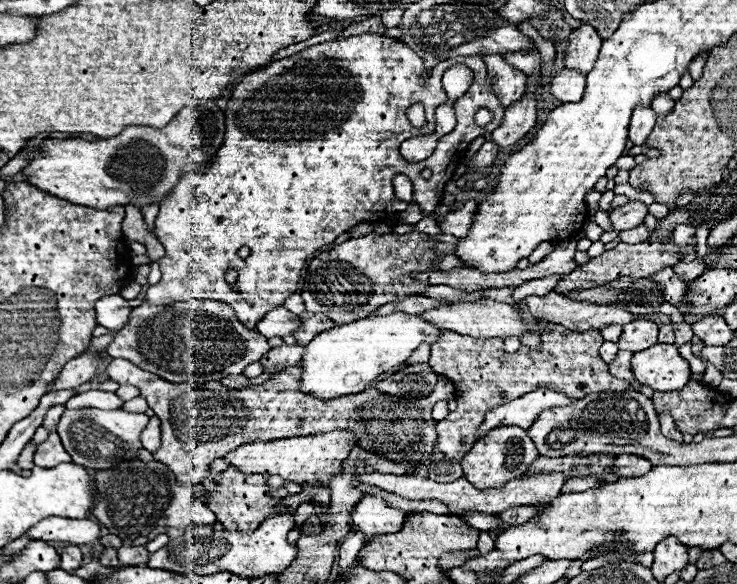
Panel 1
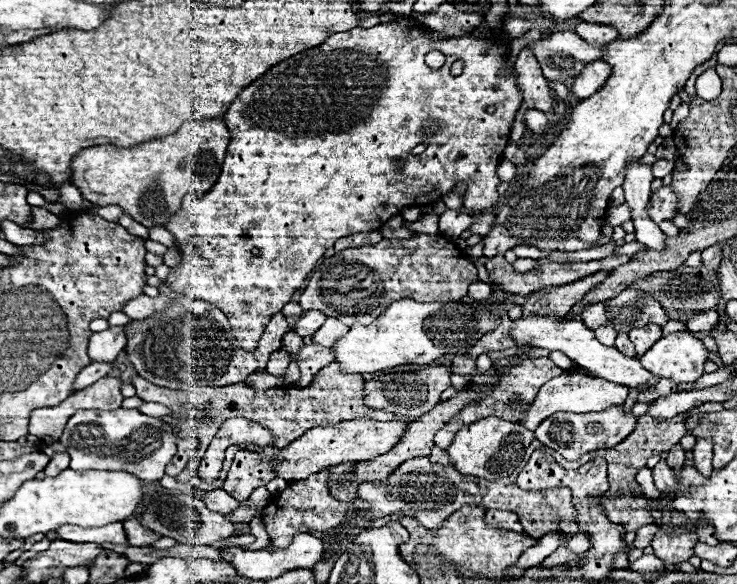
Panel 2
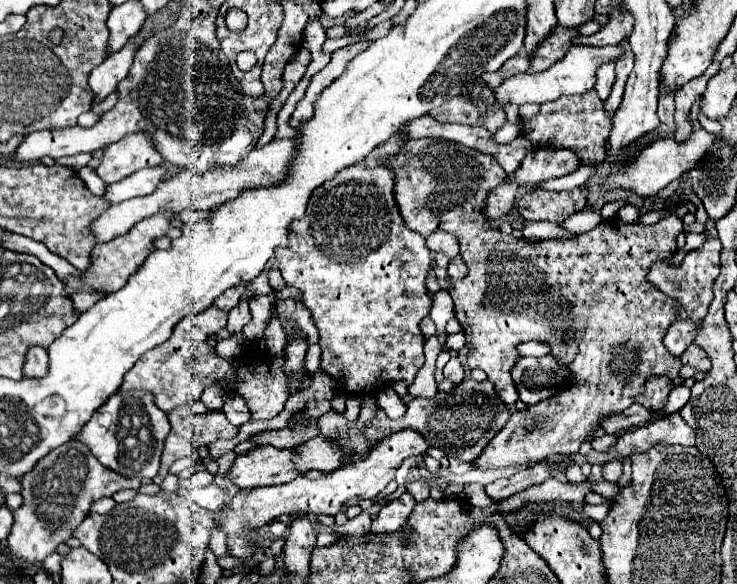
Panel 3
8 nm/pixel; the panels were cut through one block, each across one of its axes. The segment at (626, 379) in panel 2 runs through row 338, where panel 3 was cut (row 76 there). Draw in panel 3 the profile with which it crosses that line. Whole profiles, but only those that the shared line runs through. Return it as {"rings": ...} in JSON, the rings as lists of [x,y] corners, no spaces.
{"rings":[[[576,46],[576,48],[570,48],[568,54],[564,58],[560,58],[554,66],[550,66],[550,70],[544,70],[544,72],[536,72],[536,74],[528,74],[528,72],[522,72],[522,74],[516,74],[512,78],[508,78],[502,86],[494,88],[494,94],[498,98],[498,102],[502,106],[506,106],[508,102],[514,102],[518,106],[522,104],[528,104],[528,102],[538,102],[538,104],[544,104],[544,102],[550,102],[550,100],[556,100],[560,96],[574,96],[574,94],[584,94],[588,90],[594,88],[596,84],[596,70],[602,66],[602,64],[608,64],[608,62],[616,62],[618,58],[622,58],[624,50],[620,46],[604,46],[604,48],[592,48],[592,46]]]}

